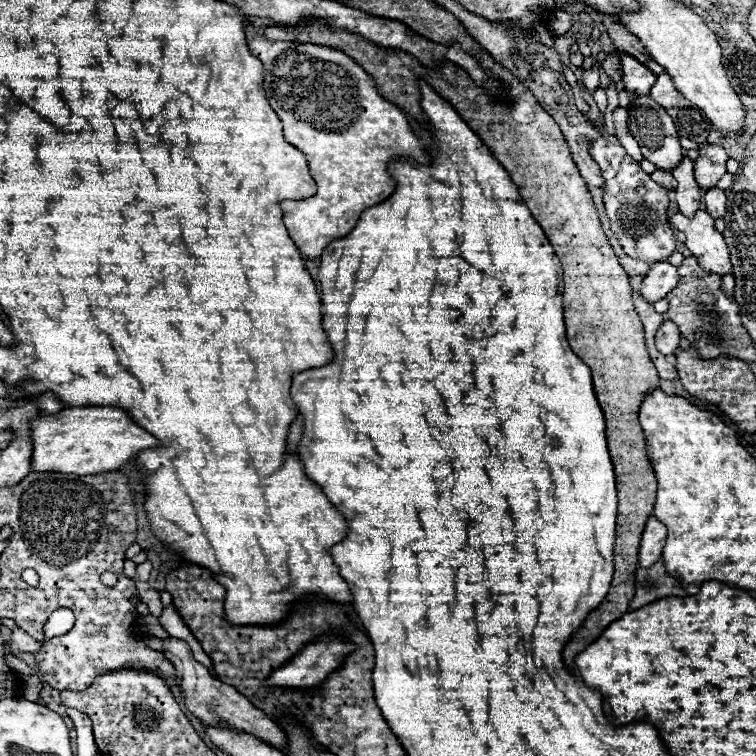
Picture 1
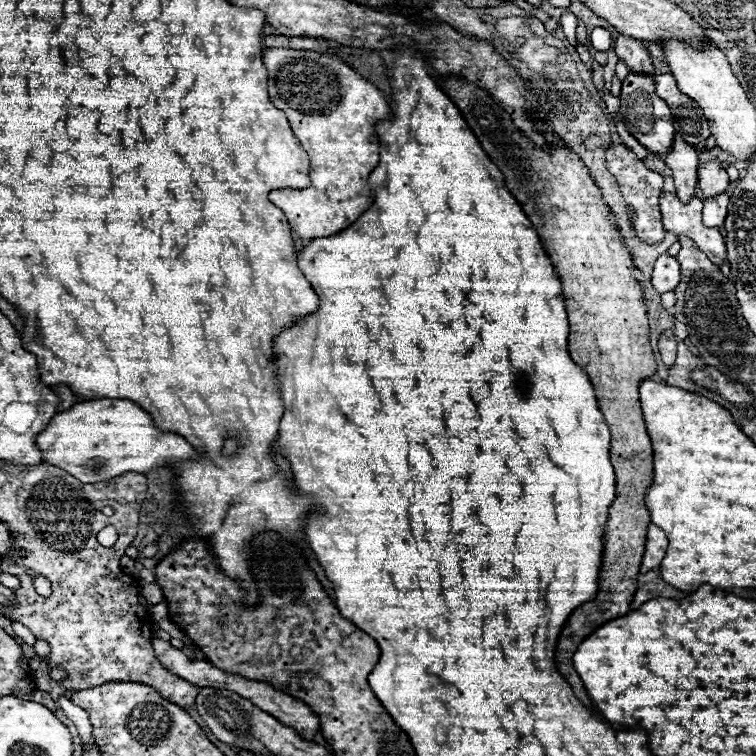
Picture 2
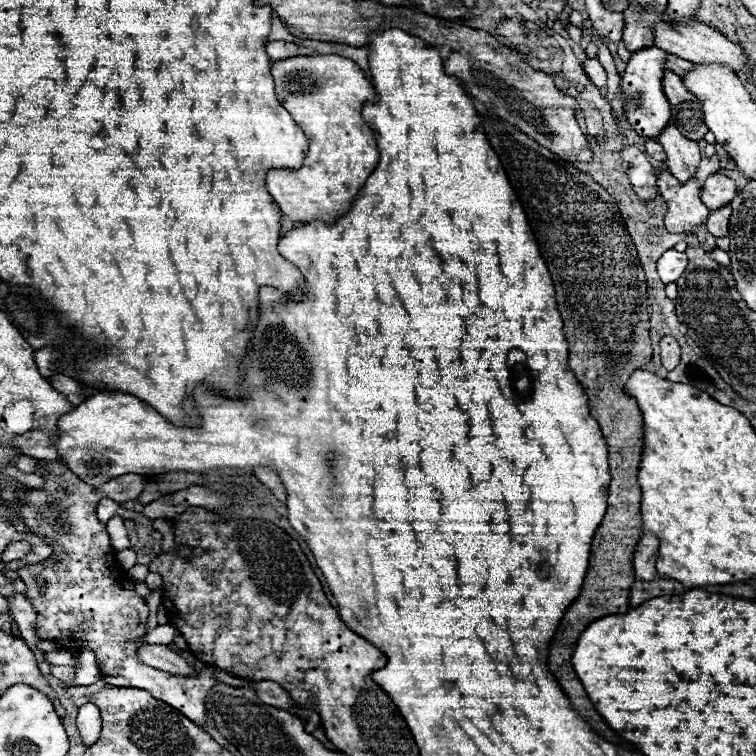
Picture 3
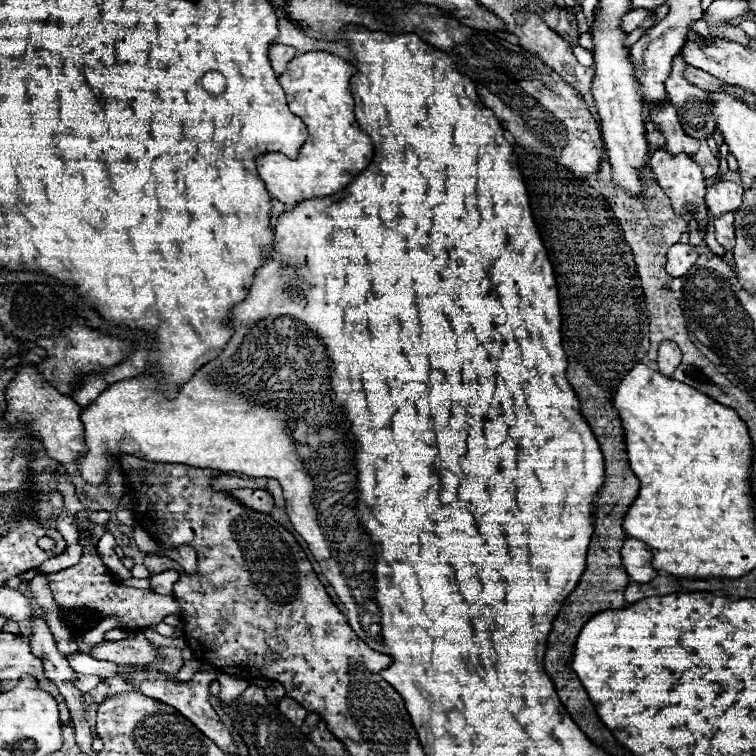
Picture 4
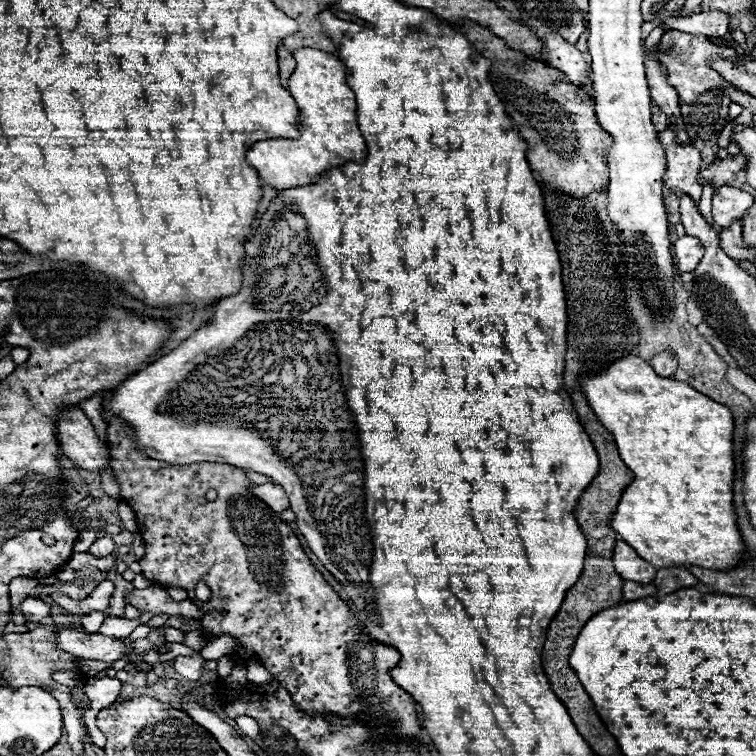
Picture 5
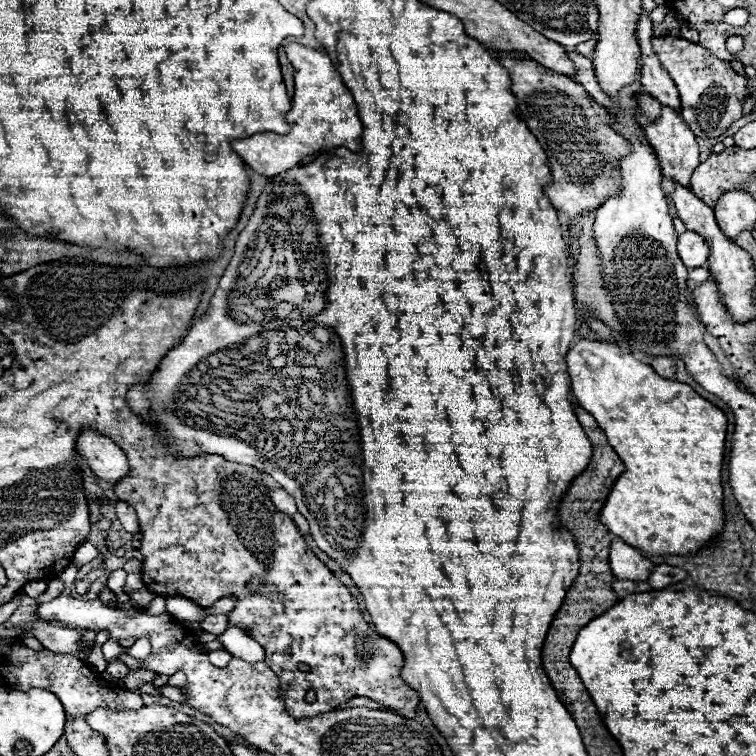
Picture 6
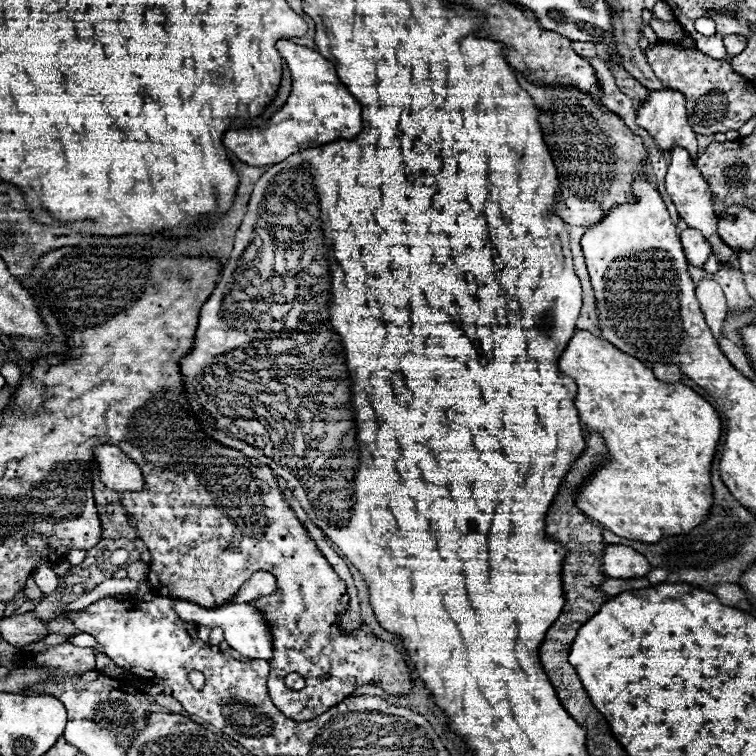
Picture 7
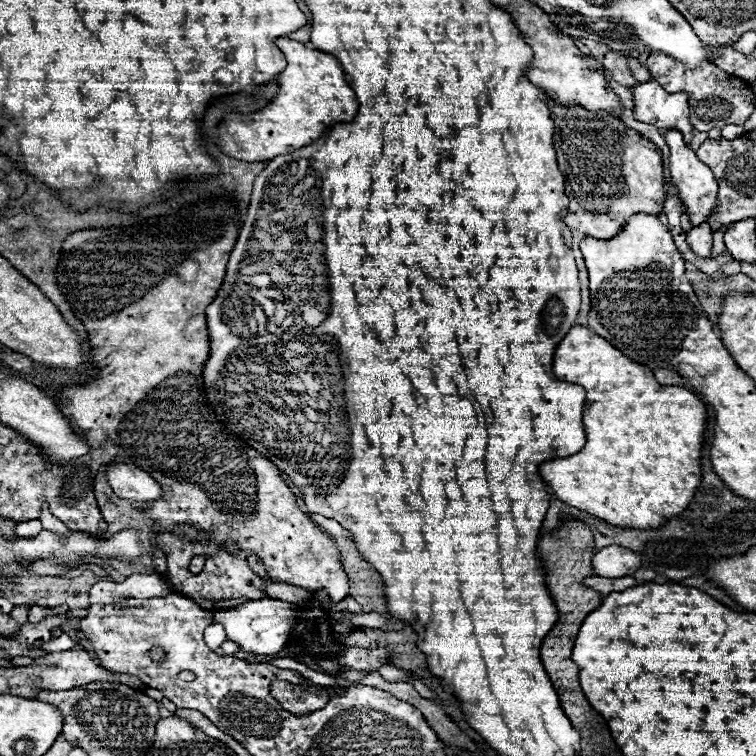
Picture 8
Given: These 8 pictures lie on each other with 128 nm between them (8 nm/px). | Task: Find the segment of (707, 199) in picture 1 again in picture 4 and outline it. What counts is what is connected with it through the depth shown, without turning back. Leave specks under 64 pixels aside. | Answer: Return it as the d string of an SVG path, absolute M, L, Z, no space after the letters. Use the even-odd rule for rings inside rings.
M728 212L726 216L720 218L712 218L714 222L714 232L716 232L716 240L726 248L732 250L734 248L734 214Z

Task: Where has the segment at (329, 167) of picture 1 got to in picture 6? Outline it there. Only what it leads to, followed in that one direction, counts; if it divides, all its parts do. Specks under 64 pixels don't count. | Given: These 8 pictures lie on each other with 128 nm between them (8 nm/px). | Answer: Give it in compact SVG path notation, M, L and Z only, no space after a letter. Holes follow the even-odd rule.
M288 44L286 54L294 66L294 106L286 116L292 132L286 136L266 132L232 142L232 148L242 160L266 178L274 178L290 168L308 163L316 157L314 154L324 154L334 148L348 148L352 152L362 150L362 122L356 116L354 98L344 86L330 56L302 44Z

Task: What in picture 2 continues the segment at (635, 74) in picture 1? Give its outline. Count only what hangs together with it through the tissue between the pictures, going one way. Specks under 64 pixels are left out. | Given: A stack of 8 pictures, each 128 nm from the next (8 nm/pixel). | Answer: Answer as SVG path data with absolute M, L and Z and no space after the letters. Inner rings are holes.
M620 34L616 44L614 44L614 52L618 54L618 60L626 62L628 72L632 72L632 74L644 74L646 72L646 76L654 74L648 50L642 46L640 40L634 40L630 36Z

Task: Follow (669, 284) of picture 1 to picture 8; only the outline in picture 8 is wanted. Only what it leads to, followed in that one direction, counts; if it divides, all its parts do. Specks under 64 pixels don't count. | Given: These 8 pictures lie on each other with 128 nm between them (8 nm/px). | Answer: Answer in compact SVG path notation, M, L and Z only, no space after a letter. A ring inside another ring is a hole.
M708 224L696 226L686 234L686 242L690 244L692 252L698 254L698 258L710 258L712 250L712 230Z

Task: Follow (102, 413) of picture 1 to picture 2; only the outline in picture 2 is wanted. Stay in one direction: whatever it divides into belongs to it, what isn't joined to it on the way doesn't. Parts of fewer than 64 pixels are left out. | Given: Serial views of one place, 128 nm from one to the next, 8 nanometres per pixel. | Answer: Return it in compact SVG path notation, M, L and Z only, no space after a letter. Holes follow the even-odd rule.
M116 398L80 402L56 414L38 434L38 450L42 452L44 464L58 466L84 483L106 481L127 471L145 474L170 460L190 460L198 456L182 436L160 432L138 404Z

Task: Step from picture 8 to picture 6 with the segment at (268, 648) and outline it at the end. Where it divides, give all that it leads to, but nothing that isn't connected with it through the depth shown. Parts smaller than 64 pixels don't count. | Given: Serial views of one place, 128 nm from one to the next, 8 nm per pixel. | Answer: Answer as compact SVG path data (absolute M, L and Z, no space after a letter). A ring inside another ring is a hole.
M166 596L166 610L176 618L194 620L194 622L202 622L206 616L200 606L196 606L192 600L186 600L182 596ZM228 626L220 636L218 642L222 644L222 650L230 652L236 658L242 658L250 664L262 662L264 660L264 648L252 640L244 630L236 628L236 626Z

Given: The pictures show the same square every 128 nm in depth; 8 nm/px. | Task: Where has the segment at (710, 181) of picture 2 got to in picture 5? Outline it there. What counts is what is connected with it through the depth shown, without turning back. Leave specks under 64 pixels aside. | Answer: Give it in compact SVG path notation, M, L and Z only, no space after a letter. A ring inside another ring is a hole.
M734 186L716 188L712 198L712 212L714 212L716 226L728 228L732 222L740 220L752 204L754 204L754 198L740 188L734 188Z

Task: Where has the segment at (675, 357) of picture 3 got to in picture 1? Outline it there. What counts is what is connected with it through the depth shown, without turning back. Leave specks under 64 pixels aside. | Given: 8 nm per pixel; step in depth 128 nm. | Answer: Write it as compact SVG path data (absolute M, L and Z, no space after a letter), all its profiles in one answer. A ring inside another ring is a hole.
M664 320L656 332L656 348L664 356L670 356L678 350L678 340L680 340L680 332L678 332L676 324L672 320Z

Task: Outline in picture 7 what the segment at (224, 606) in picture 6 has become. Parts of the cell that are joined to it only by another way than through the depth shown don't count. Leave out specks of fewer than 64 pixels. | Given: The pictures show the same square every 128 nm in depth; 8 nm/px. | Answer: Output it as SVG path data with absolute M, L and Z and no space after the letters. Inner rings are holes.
M254 572L252 578L228 600L228 604L240 604L250 602L260 596L266 596L270 592L276 592L276 578L270 572Z

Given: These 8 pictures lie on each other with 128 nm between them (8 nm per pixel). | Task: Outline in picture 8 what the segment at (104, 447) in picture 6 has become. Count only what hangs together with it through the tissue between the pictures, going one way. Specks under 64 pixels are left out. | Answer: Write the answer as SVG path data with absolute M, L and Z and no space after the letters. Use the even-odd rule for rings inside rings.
M110 462L106 476L110 488L118 498L126 498L132 502L150 502L162 496L160 484L156 484L152 476L148 476L148 472L140 470L134 464Z

